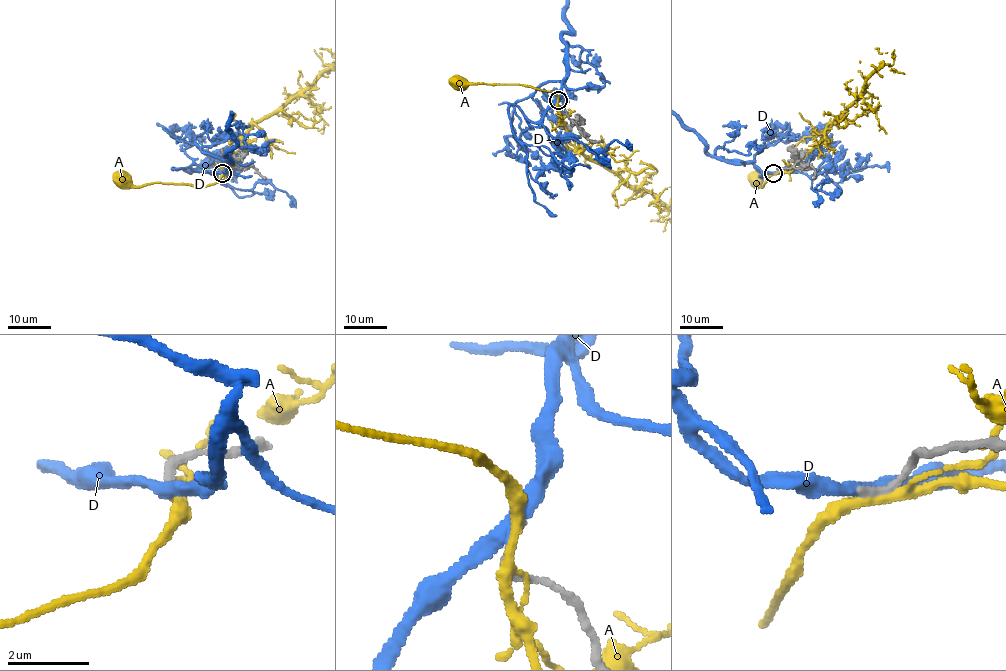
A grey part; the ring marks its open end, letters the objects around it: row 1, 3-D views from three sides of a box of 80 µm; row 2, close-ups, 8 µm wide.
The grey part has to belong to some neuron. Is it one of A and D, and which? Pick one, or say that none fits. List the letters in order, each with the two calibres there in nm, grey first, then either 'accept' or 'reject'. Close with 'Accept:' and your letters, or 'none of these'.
A: calibres 240 and 240 nm; reject
D: calibres 240 and 320 nm; accept
Accept: D

